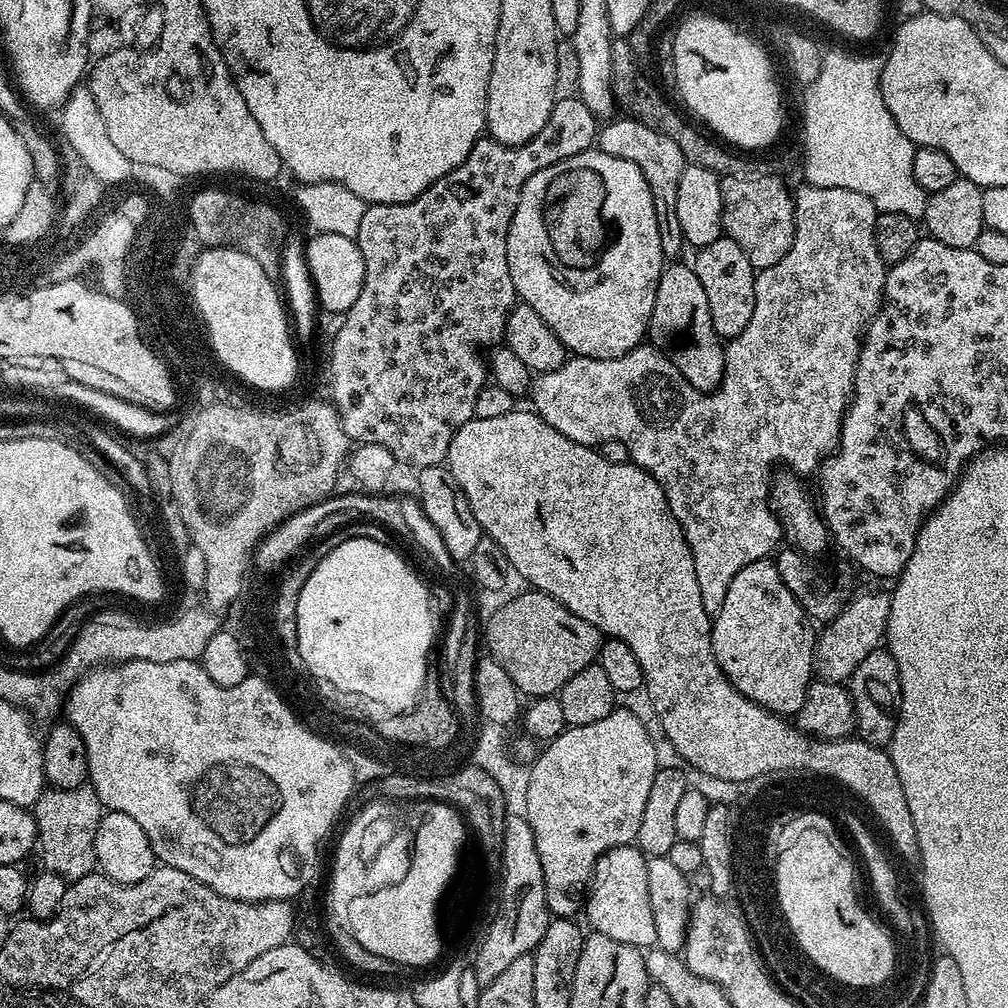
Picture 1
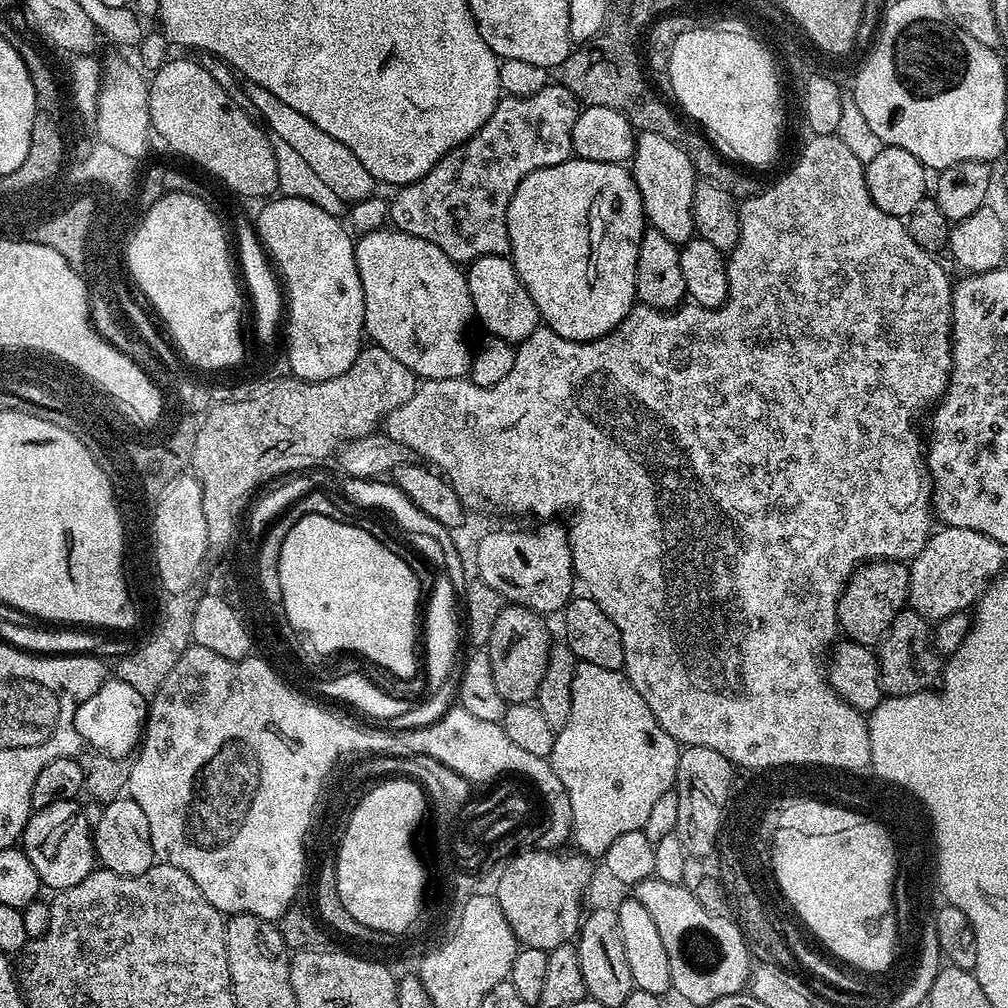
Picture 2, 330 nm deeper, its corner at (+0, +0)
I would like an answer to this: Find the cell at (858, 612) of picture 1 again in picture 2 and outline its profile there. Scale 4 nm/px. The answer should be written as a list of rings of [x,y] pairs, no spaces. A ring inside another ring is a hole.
[[[940,526],[929,536],[926,546],[910,562],[908,569],[908,604],[911,611],[923,616],[929,622],[944,620],[950,614],[968,612],[979,601],[988,589],[988,585],[1005,571],[1005,545],[994,542],[986,534],[978,534],[978,530],[962,530]]]

